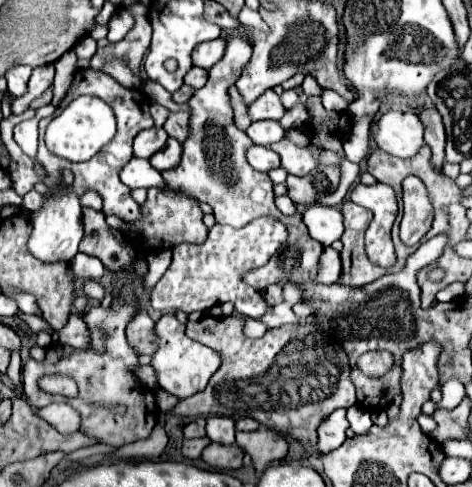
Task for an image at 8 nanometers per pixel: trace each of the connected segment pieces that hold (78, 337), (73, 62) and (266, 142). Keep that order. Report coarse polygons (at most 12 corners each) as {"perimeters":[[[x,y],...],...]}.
{"perimeters":[[[77,313],[59,333],[59,343],[87,349],[87,323]],[[71,49],[55,63],[53,105],[65,97],[77,69]],[[255,121],[247,135],[255,145],[269,147],[283,139],[279,121]]]}

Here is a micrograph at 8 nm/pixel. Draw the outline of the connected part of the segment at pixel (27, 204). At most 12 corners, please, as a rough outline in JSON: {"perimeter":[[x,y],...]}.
{"perimeter":[[29,191],[23,199],[27,211],[43,207],[47,197]]}

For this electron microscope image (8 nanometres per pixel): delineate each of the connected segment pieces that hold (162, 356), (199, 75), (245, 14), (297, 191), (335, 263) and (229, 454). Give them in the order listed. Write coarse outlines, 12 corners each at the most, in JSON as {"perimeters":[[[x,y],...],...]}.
{"perimeters":[[[171,313],[155,325],[157,383],[177,399],[205,389],[221,355]],[[191,67],[185,83],[193,89],[201,89],[207,81],[207,71]],[[243,7],[239,13],[241,25],[247,29],[257,27],[265,33],[269,27],[257,11]],[[317,165],[305,177],[289,175],[293,203],[315,203],[333,193],[341,171]],[[333,247],[321,255],[321,283],[335,283],[341,275],[341,259]],[[237,445],[205,447],[201,459],[215,469],[239,469]]]}

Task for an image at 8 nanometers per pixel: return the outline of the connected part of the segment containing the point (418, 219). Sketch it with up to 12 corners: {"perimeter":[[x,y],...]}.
{"perimeter":[[424,183],[402,184],[401,241],[417,245],[431,229],[433,207]]}

